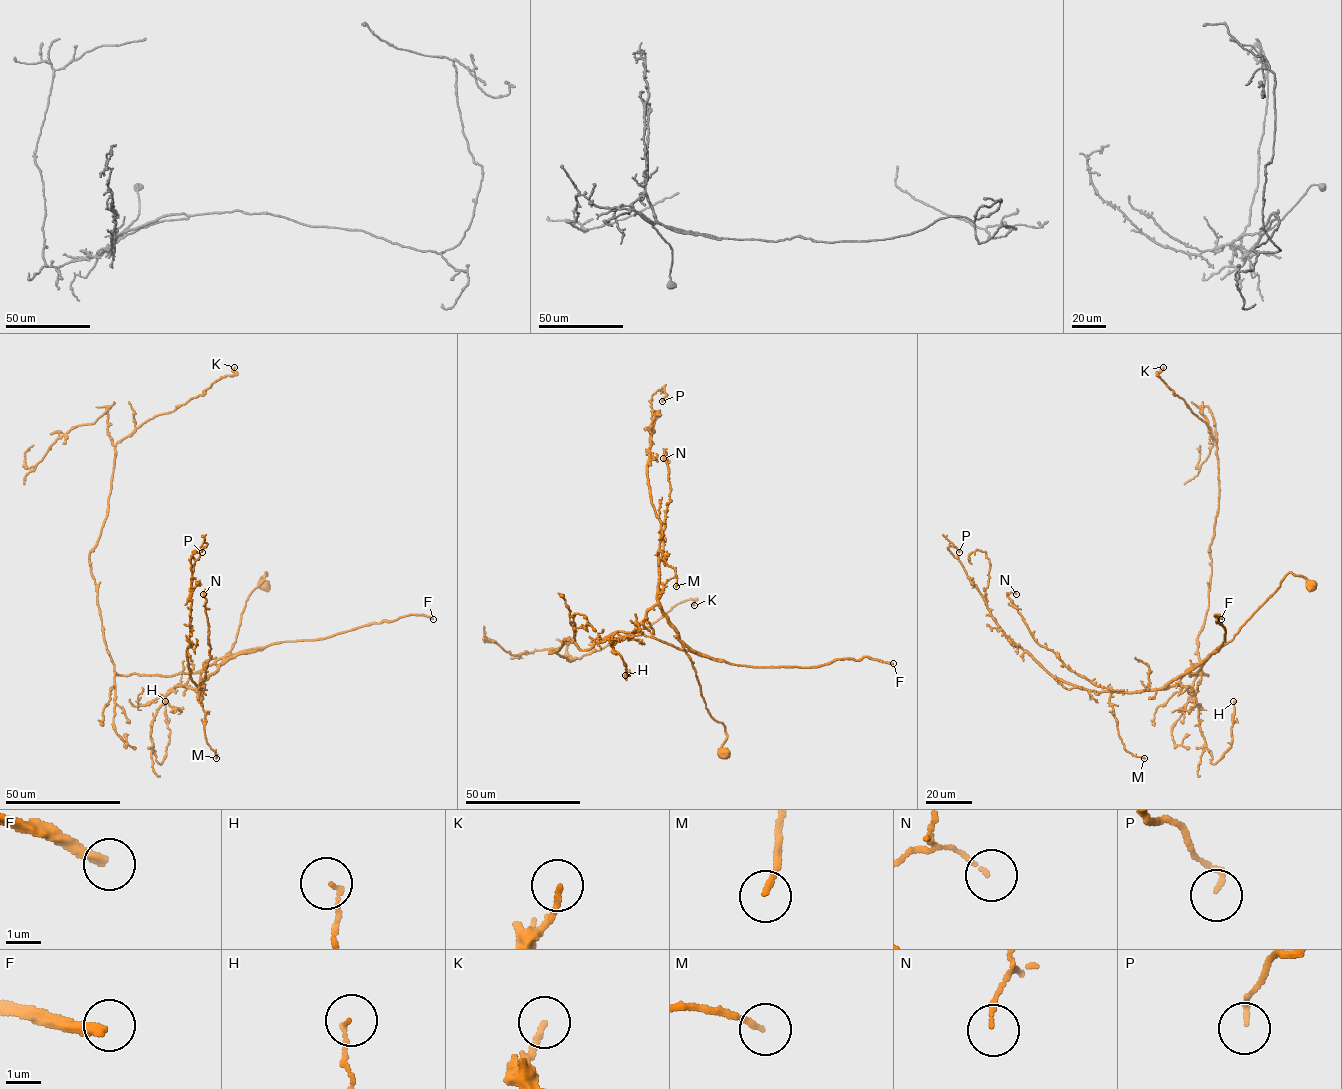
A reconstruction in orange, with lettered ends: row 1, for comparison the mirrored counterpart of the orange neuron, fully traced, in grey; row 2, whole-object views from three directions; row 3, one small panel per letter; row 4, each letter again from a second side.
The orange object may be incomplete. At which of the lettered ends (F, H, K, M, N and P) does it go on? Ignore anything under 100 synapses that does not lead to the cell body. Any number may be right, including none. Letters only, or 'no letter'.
F

